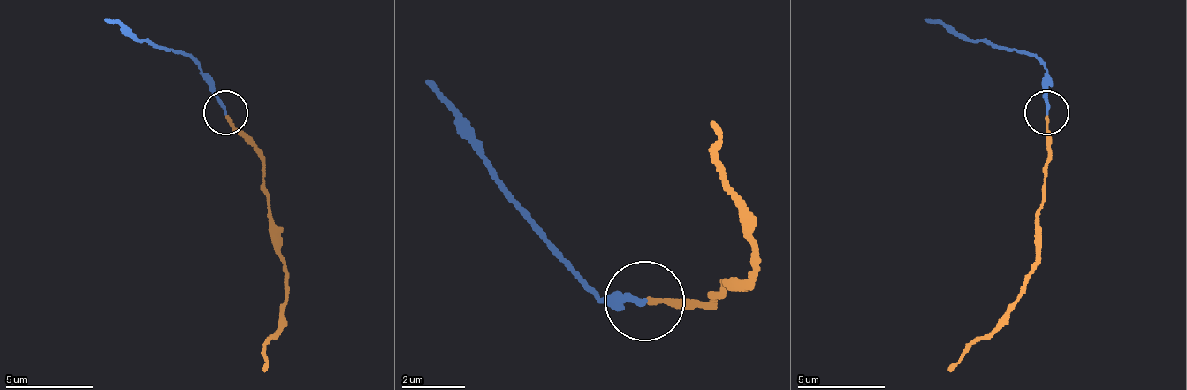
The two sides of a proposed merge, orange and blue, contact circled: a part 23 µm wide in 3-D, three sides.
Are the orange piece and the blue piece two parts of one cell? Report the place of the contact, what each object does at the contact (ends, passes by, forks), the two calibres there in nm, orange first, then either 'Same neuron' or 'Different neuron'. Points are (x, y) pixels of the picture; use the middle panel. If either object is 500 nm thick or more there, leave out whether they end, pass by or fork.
Place: (644, 301). At the ring orange ends. At the ring blue ends. Thickness 160 nm (orange) against 170 nm. Same neuron

